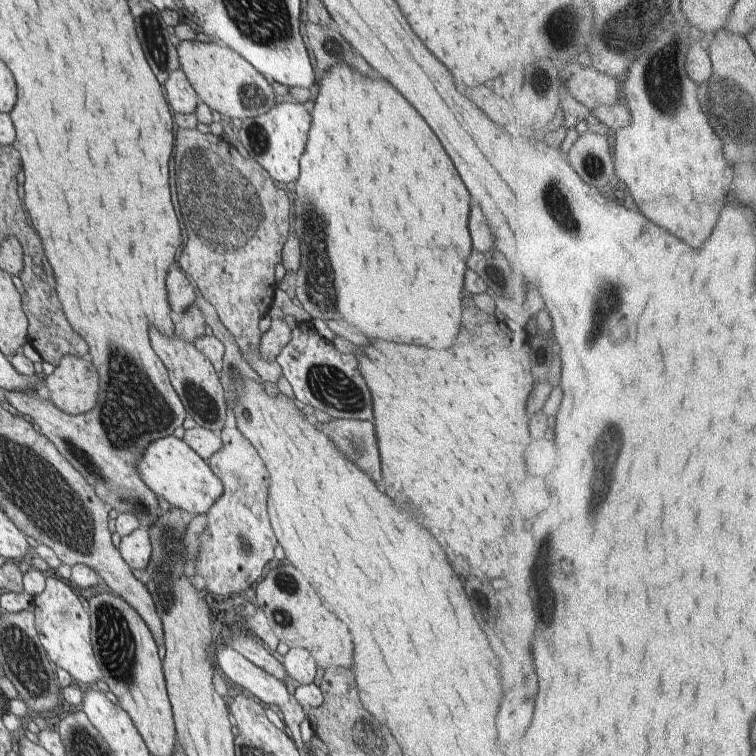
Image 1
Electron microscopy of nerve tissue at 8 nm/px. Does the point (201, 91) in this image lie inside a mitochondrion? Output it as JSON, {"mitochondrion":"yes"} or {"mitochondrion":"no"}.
{"mitochondrion":"no"}

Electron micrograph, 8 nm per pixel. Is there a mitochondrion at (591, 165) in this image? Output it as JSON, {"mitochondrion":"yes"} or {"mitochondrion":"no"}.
{"mitochondrion":"yes"}

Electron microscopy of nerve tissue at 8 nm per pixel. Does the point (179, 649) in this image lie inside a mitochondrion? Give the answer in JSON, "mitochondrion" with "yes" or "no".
{"mitochondrion":"no"}

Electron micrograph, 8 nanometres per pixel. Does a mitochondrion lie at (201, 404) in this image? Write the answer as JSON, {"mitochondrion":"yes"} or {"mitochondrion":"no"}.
{"mitochondrion":"yes"}

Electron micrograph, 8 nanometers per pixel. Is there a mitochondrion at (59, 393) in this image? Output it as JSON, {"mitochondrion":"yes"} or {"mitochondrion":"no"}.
{"mitochondrion":"no"}

